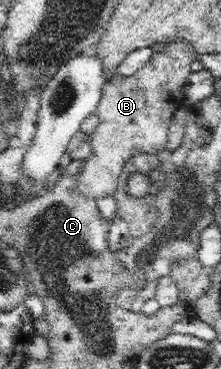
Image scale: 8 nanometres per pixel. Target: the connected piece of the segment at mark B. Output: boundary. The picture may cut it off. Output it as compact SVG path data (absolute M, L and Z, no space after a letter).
M174 40L165 44L161 52L154 52L150 61L141 67L134 75L128 77L120 74L114 75L103 85L101 98L95 112L99 118L97 129L89 137L91 140L91 155L86 159L80 175L76 176L77 187L87 199L96 201L116 193L118 177L126 162L139 154L157 155L166 149L168 133L174 111L185 105L185 95L178 95L183 91L184 83L192 71L190 67L198 60L199 53L192 48L192 44L184 40Z

